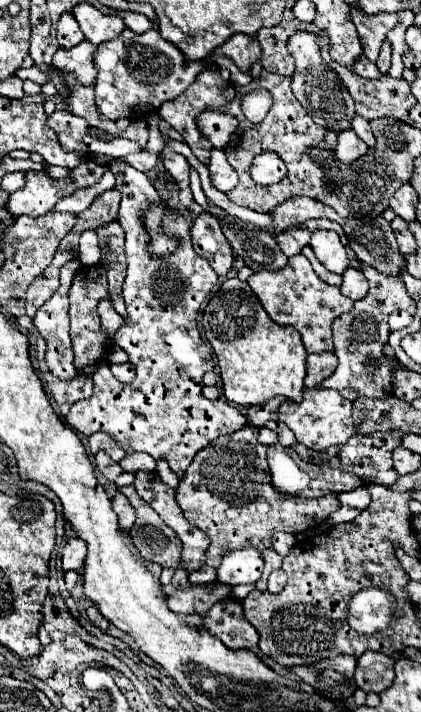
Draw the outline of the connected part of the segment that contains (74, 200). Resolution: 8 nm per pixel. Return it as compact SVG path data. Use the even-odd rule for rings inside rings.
M110 169L102 175L102 179L90 187L84 187L84 189L76 189L72 195L60 199L56 203L56 211L68 211L68 213L82 213L84 209L88 209L92 205L92 201L102 195L106 189L112 189L114 187L114 175L110 175Z

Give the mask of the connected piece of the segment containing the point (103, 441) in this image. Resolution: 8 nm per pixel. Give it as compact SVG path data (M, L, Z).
M94 433L94 435L90 435L88 437L88 447L90 447L92 453L98 453L102 449L108 455L112 455L116 461L120 461L124 457L124 451L118 449L116 443L114 443L114 439L110 439L110 435L106 435L106 433Z

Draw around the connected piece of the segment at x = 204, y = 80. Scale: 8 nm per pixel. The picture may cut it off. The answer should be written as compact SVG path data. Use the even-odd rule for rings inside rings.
M202 71L202 73L196 77L196 81L194 81L182 95L178 95L176 99L165 101L161 105L161 109L158 109L158 113L184 137L184 143L192 149L192 153L194 153L202 163L208 163L208 161L210 161L212 145L208 143L208 139L204 139L204 137L200 135L200 131L198 131L198 127L196 127L196 117L198 117L204 109L218 109L218 107L222 107L222 103L228 103L232 97L234 97L234 85L232 85L230 81L224 81L218 71Z

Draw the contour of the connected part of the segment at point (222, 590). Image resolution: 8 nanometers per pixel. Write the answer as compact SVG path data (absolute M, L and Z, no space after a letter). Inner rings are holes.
M206 583L206 585L190 585L186 589L174 591L168 595L168 607L174 613L198 613L206 615L214 603L230 599L232 587L224 583Z

